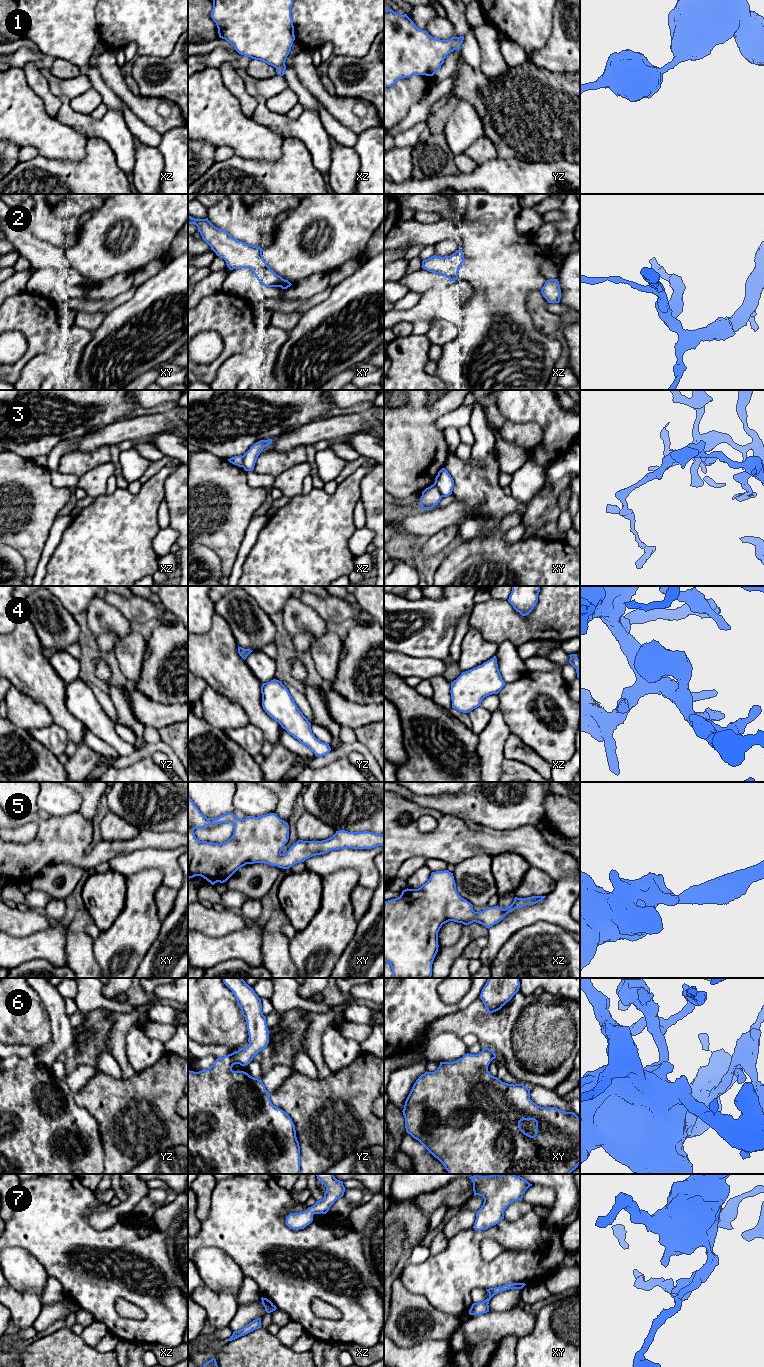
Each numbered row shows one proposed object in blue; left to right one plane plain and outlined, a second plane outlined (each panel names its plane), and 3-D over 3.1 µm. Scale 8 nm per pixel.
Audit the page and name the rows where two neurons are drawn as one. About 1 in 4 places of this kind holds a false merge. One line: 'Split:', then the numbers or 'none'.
Split: 3

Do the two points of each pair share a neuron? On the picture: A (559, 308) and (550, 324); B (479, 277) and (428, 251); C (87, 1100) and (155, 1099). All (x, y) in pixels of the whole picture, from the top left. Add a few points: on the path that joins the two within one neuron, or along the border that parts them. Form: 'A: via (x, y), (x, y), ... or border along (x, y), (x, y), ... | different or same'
A: border along (546, 304), (546, 308), (549, 311), (558, 314) | different
B: border along (434, 245), (426, 245), (424, 247) | different
C: via (104, 1100), (138, 1100) | same

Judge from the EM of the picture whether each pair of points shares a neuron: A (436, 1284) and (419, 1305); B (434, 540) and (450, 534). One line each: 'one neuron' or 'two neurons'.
A: two neurons
B: one neuron

